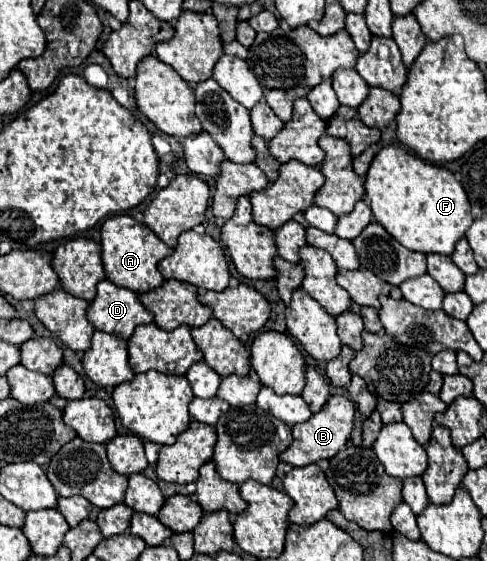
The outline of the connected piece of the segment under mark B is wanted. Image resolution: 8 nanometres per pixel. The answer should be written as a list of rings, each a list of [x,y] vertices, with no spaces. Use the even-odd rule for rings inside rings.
[[[343,395],[329,397],[329,401],[325,403],[325,407],[319,413],[315,413],[309,421],[293,427],[293,443],[285,453],[279,455],[279,459],[293,467],[305,467],[305,465],[317,463],[321,459],[335,457],[351,437],[353,419],[355,419],[355,405],[347,397],[343,397]]]

